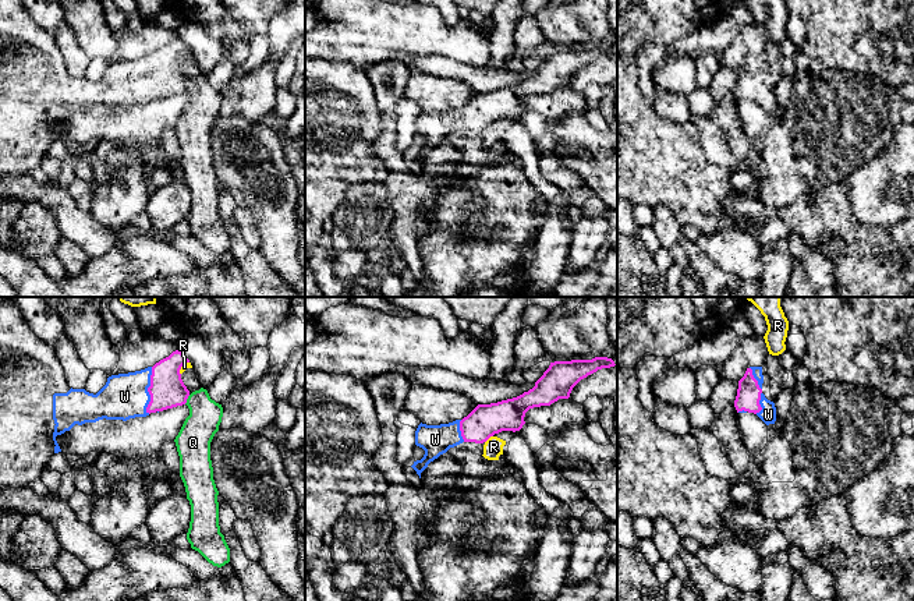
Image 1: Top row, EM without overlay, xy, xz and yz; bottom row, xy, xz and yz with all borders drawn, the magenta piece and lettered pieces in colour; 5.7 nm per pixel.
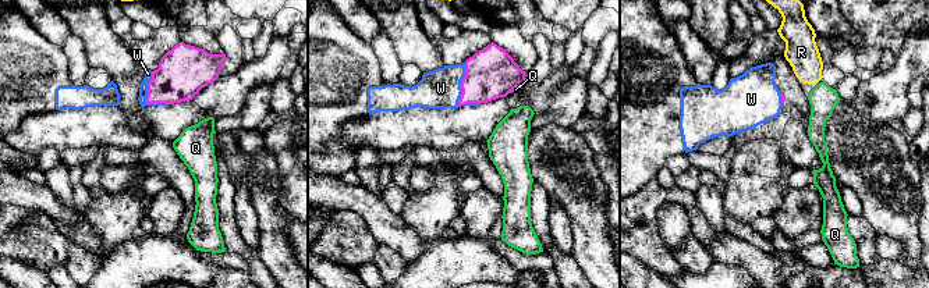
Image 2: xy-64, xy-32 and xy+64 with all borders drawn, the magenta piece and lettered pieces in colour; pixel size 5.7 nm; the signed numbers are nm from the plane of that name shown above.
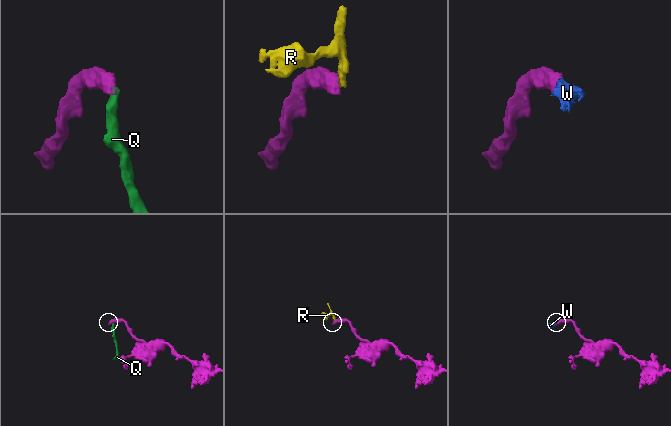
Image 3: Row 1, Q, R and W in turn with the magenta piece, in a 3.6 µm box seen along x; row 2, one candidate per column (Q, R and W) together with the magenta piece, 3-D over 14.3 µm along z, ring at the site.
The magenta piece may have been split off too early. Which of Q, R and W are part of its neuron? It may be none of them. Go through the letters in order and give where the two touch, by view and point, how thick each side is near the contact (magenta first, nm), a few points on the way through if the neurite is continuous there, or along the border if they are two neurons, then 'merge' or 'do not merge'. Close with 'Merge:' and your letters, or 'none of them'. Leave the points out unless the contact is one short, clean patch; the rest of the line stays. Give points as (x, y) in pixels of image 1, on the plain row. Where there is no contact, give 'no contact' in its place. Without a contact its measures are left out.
Q: xy (187, 85) | 200/190 nm | along xy (190, 82), (184, 91) | do not merge
R: xz (488, 126) | 190/110 nm | along xz (492, 123), (485, 130) | do not merge
W: xy (148, 78) | 200/260 nm | across xy (167, 78), (148, 78), (124, 84) | merge
Merge: W

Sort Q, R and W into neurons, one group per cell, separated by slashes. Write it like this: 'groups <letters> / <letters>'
groups Q R / W

